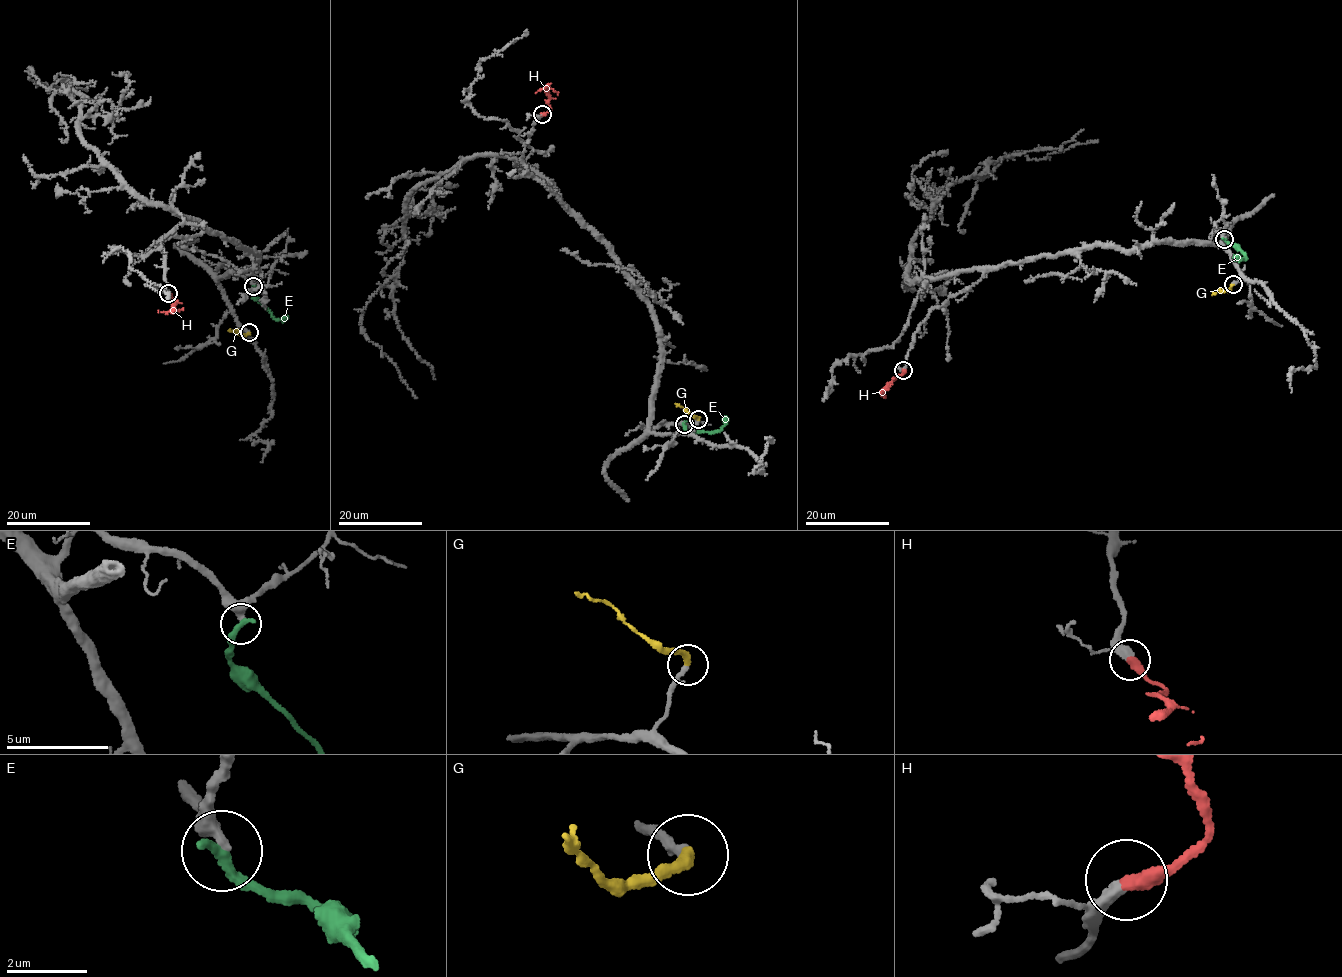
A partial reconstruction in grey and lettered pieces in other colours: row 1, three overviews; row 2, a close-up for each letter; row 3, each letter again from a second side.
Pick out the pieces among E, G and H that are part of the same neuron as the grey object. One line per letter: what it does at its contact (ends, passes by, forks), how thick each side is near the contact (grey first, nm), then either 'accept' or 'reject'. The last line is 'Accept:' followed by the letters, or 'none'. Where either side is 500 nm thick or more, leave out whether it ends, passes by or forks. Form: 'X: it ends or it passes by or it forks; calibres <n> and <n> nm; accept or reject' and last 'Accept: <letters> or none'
E: it ends; calibres 320 and 320 nm; reject
G: it ends; calibres 240 and 280 nm; accept
H: it ends; calibres 280 and 400 nm; accept
Accept: G, H

